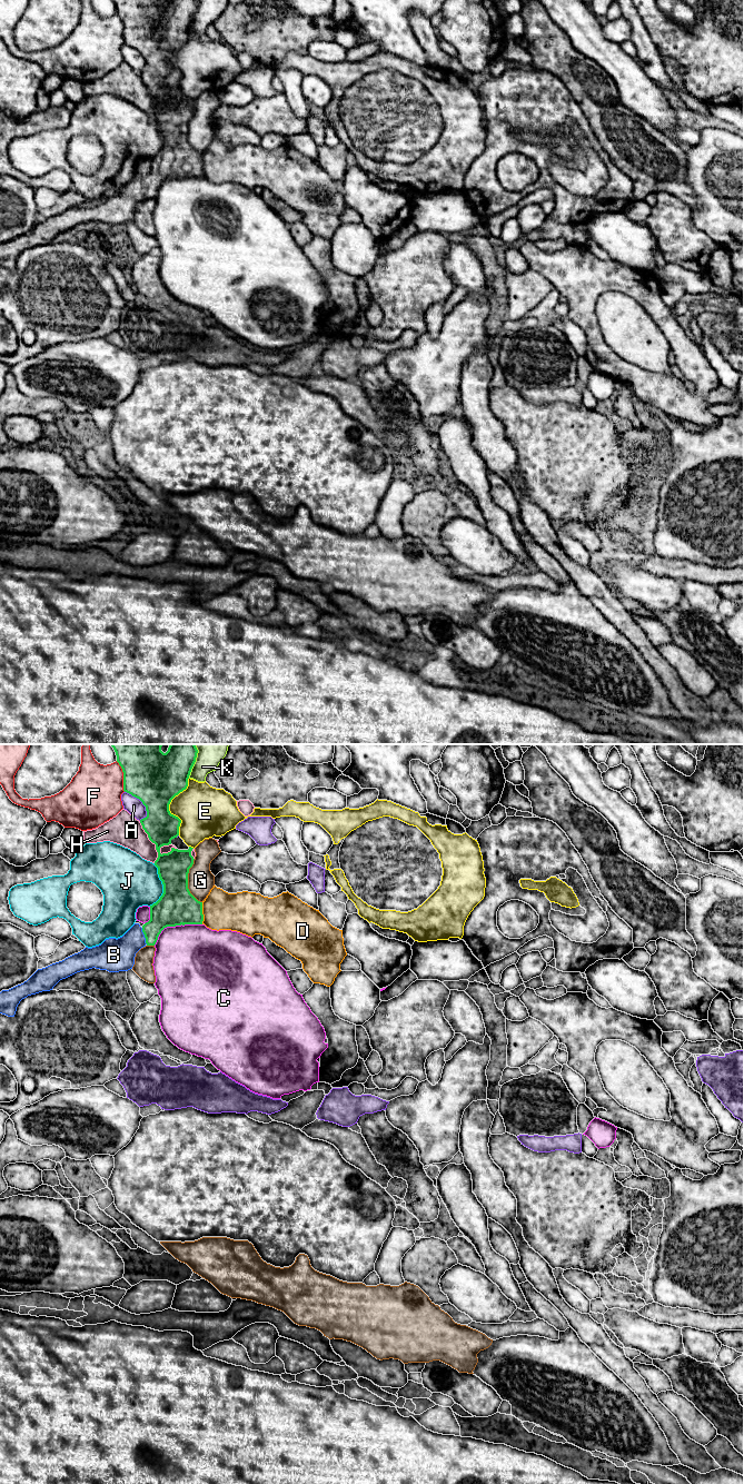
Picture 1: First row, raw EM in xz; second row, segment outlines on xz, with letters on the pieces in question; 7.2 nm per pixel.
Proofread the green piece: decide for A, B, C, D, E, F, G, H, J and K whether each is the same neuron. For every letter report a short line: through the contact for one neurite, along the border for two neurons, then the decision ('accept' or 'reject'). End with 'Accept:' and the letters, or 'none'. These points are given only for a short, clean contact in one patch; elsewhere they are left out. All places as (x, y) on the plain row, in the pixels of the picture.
A: reject
B: line xz (168, 164), (145, 188), (134, 191), (118, 207); accept
C: reject
D: reject
E: reject
F: reject
G: reject
H: line xz (139, 73), (158, 105), (167, 106), (172, 100), (176, 101); reject
J: reject
K: reject
Accept: B

